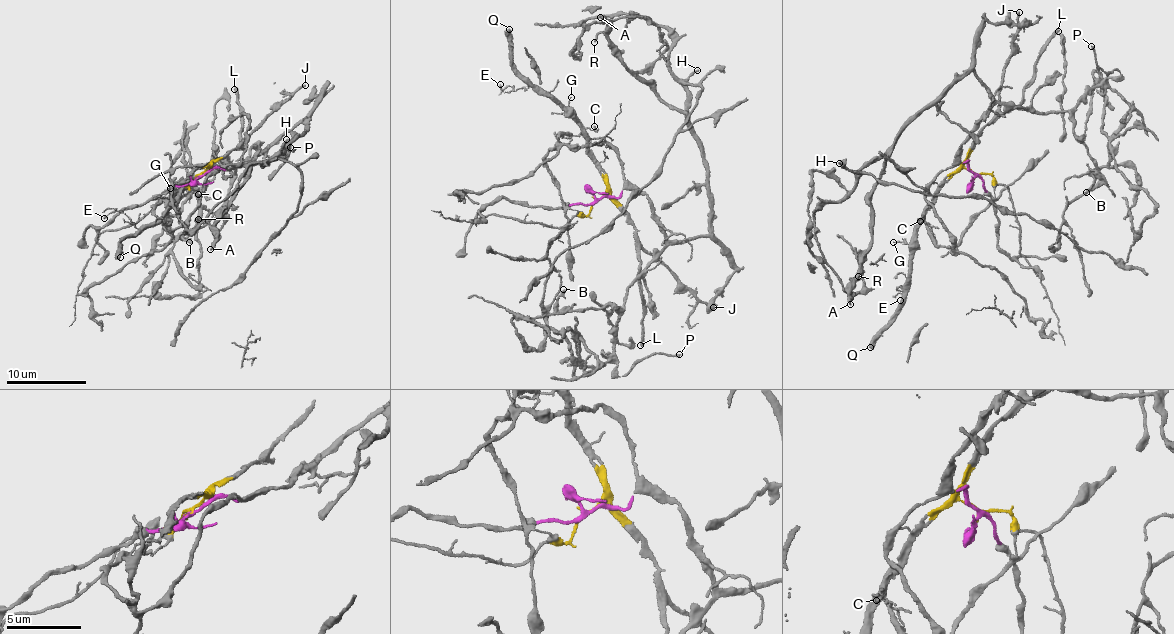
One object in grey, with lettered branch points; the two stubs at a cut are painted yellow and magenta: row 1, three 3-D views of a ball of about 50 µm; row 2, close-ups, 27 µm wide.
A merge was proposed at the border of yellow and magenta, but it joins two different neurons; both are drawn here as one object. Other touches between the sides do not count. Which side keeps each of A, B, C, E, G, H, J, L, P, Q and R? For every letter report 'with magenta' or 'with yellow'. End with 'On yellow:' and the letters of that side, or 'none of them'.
A: with magenta
B: with magenta
C: with yellow
E: with yellow
G: with yellow
H: with magenta
J: with yellow
L: with yellow
P: with magenta
Q: with yellow
R: with magenta
On yellow: C, E, G, J, L, Q

